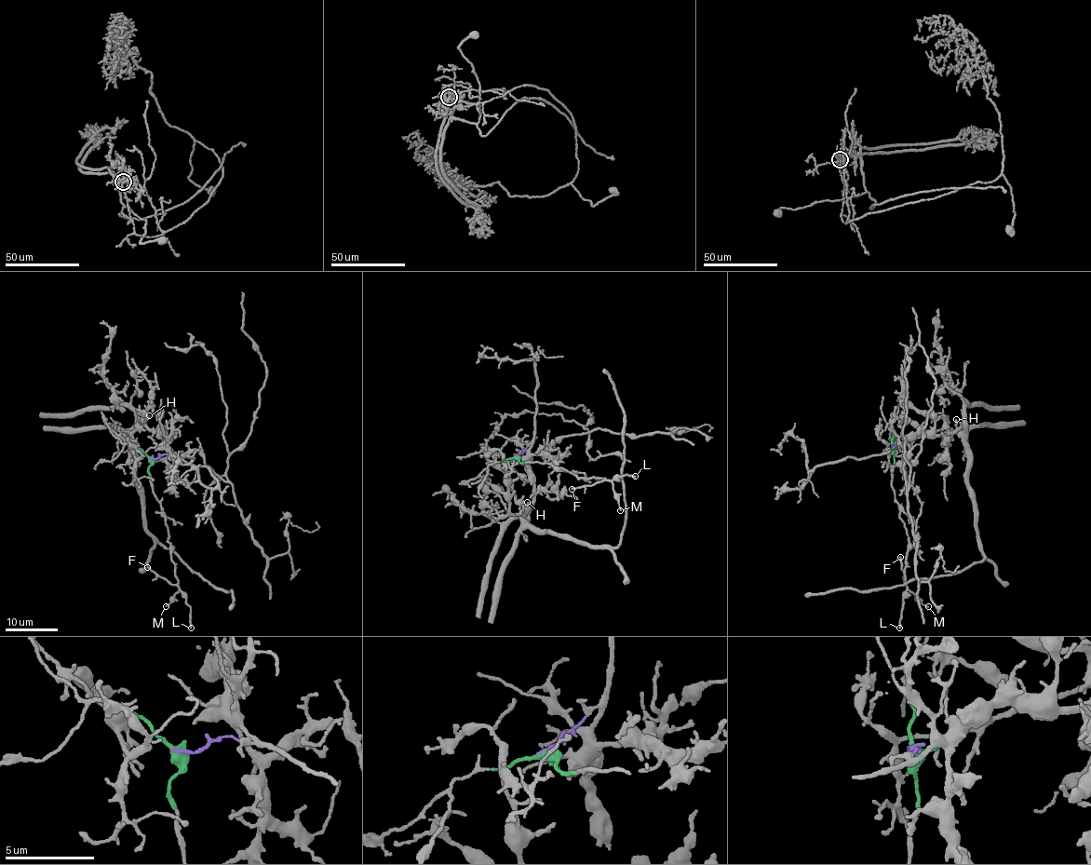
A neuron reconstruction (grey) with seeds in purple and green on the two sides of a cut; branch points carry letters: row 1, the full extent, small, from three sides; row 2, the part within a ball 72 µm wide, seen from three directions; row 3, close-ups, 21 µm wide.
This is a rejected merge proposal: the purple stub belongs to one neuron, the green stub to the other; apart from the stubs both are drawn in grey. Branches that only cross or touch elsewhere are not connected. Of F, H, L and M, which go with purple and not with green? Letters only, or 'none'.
H

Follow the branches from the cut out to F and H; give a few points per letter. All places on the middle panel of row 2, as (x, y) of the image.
F: (516, 456), (523, 463), (537, 462), (560, 467), (581, 478), (605, 479), (572, 489)
H: (516, 456), (530, 446), (527, 460), (529, 480), (533, 485), (533, 505), (530, 506), (527, 502)

